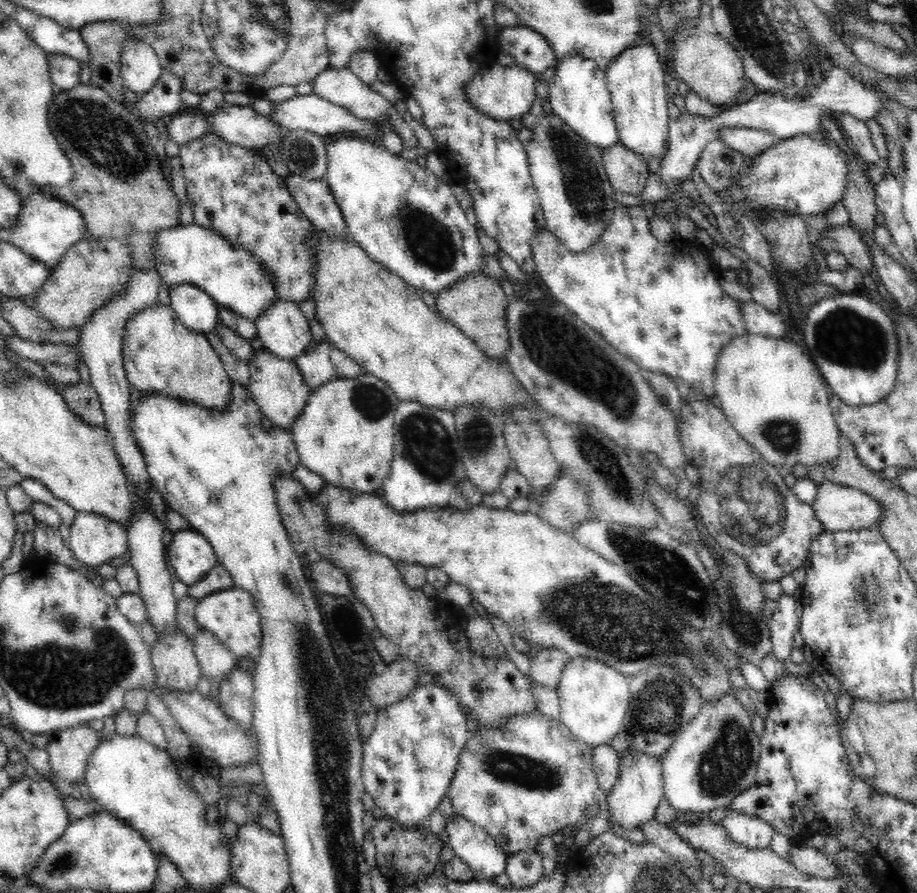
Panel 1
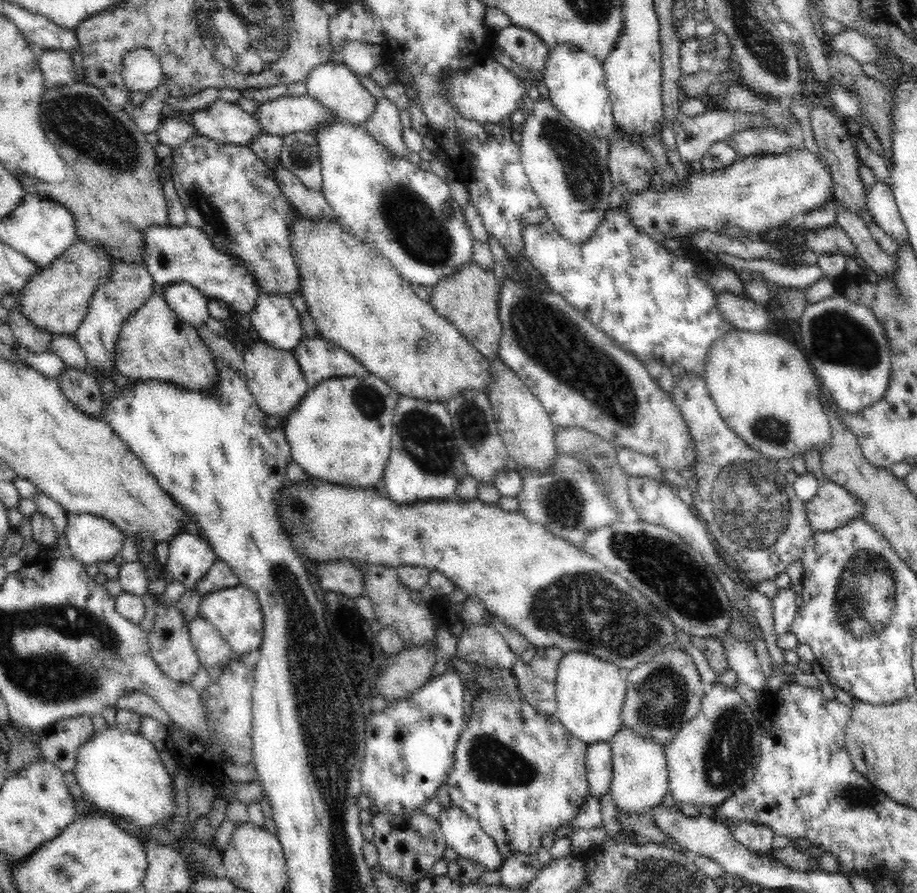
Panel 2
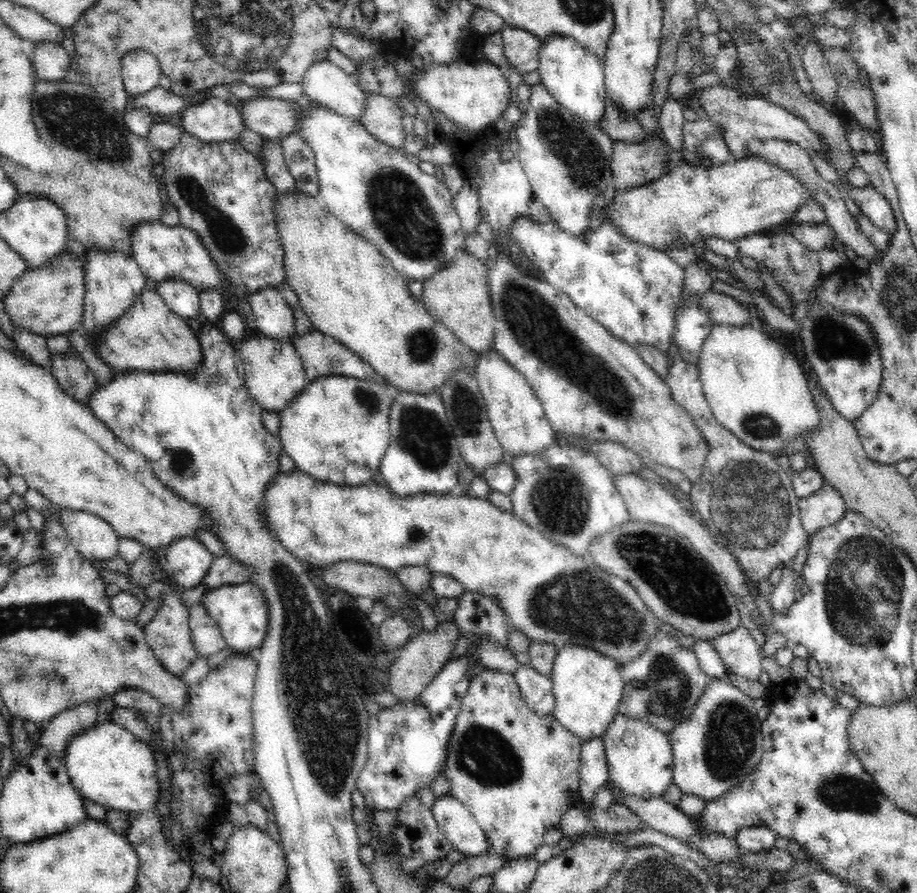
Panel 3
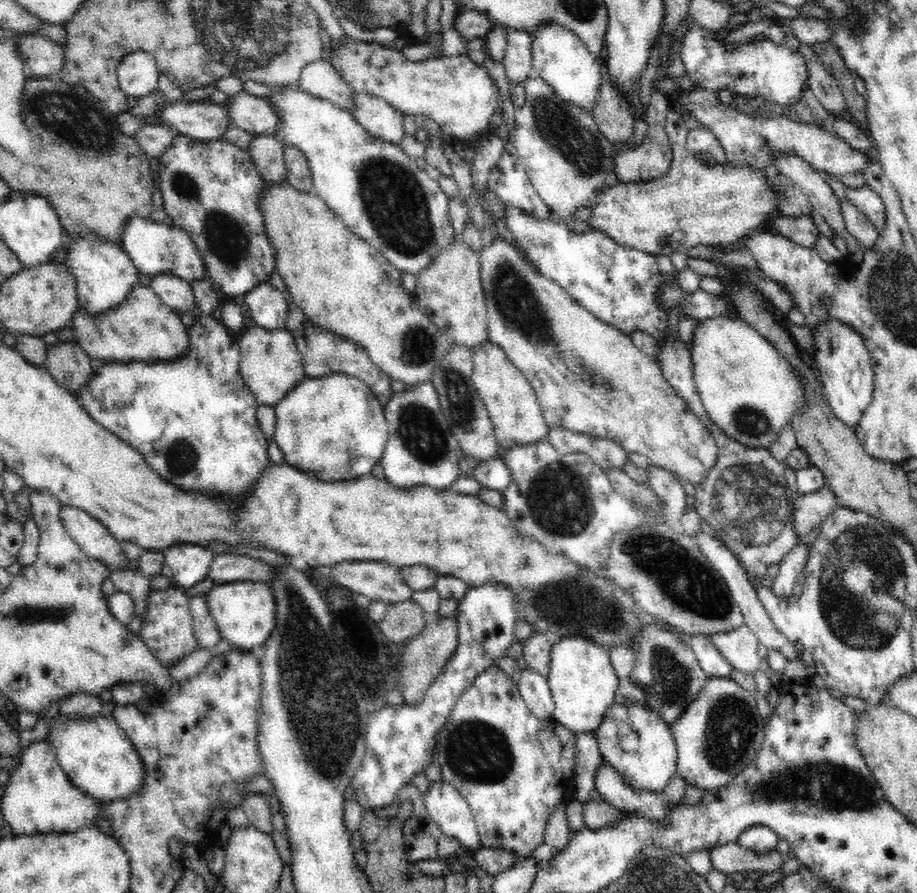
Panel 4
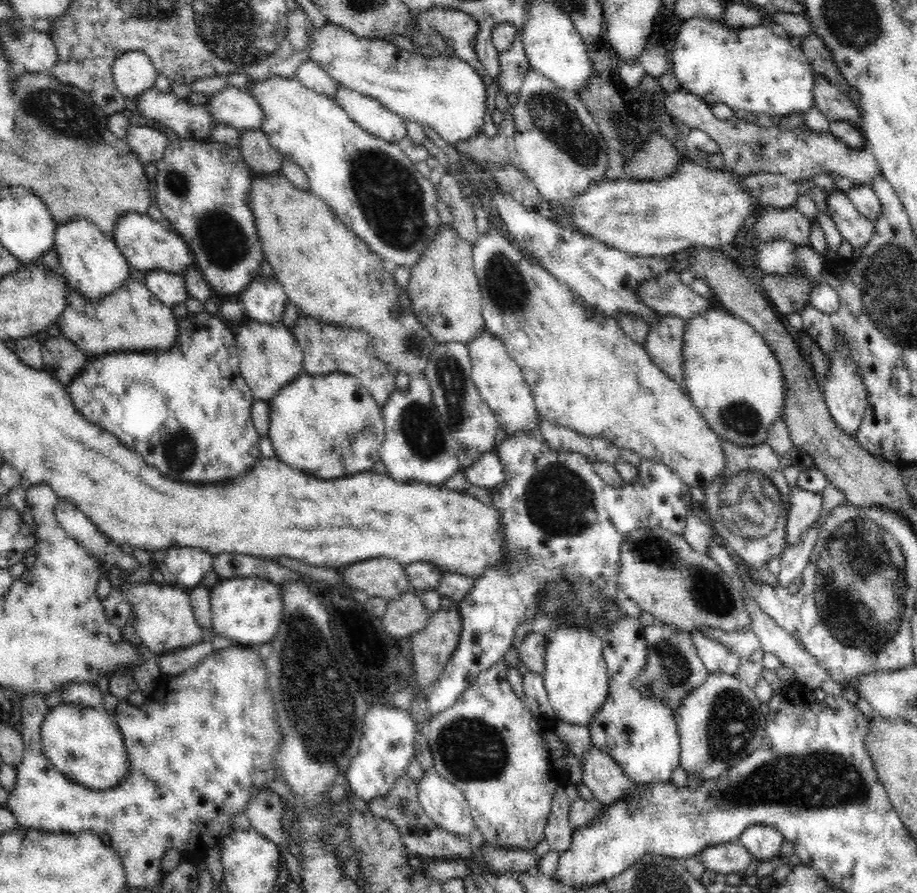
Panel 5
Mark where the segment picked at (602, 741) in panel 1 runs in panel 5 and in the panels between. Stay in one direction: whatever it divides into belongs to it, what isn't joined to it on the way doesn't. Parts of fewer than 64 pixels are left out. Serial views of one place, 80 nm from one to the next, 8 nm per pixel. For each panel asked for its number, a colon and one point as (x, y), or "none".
2: (590, 692)
3: (587, 686)
4: (581, 678)
5: (577, 682)

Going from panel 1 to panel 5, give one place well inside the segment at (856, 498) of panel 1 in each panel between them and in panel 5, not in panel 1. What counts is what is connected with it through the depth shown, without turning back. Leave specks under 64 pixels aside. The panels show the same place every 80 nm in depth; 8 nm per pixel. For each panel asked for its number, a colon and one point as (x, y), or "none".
2: (833, 506)
3: (826, 507)
4: (809, 511)
5: (805, 507)

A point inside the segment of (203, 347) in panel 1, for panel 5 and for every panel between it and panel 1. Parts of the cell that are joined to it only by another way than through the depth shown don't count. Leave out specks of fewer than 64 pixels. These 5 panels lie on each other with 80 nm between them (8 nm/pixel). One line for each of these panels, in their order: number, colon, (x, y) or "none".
2: (154, 345)
3: (150, 338)
4: (143, 329)
5: (133, 320)

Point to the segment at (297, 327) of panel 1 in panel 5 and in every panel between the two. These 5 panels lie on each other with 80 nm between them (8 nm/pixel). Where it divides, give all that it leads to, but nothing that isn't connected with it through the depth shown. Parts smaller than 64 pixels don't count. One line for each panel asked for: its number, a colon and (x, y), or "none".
2: (276, 320)
3: (274, 317)
4: (269, 308)
5: (264, 299)

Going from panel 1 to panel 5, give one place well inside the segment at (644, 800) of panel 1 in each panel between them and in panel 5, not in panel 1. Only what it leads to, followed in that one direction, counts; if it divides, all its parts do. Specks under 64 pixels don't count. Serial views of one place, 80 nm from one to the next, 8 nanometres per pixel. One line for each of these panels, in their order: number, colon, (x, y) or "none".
2: (639, 778)
3: (639, 757)
4: (641, 747)
5: (640, 733)

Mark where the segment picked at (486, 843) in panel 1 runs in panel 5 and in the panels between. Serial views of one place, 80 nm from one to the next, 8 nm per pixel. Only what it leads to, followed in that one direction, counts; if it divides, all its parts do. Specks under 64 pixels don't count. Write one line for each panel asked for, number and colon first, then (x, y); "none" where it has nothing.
2: (465, 835)
3: (455, 820)
4: (449, 810)
5: (444, 803)

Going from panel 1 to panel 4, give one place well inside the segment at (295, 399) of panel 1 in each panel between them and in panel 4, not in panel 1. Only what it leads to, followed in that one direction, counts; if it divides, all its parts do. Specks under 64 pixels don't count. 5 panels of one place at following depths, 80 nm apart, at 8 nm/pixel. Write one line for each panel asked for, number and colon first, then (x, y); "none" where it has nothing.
2: (275, 379)
3: (274, 375)
4: (270, 364)

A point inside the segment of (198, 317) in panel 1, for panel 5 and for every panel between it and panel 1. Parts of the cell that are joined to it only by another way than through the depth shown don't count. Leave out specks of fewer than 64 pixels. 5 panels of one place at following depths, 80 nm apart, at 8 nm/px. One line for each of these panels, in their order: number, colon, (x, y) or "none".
2: (190, 304)
3: (182, 298)
4: (176, 293)
5: (170, 288)

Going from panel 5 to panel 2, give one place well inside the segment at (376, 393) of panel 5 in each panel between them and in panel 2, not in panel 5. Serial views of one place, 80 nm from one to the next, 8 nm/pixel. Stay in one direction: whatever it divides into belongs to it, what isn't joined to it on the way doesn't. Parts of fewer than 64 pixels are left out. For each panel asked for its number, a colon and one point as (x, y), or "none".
2: (319, 359)
3: (321, 356)
4: (324, 353)

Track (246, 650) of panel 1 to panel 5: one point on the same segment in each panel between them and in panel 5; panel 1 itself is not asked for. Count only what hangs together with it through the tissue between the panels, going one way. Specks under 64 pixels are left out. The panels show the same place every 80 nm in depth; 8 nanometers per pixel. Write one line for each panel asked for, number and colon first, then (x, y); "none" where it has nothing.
2: (236, 613)
3: (240, 612)
4: (244, 612)
5: (247, 610)

